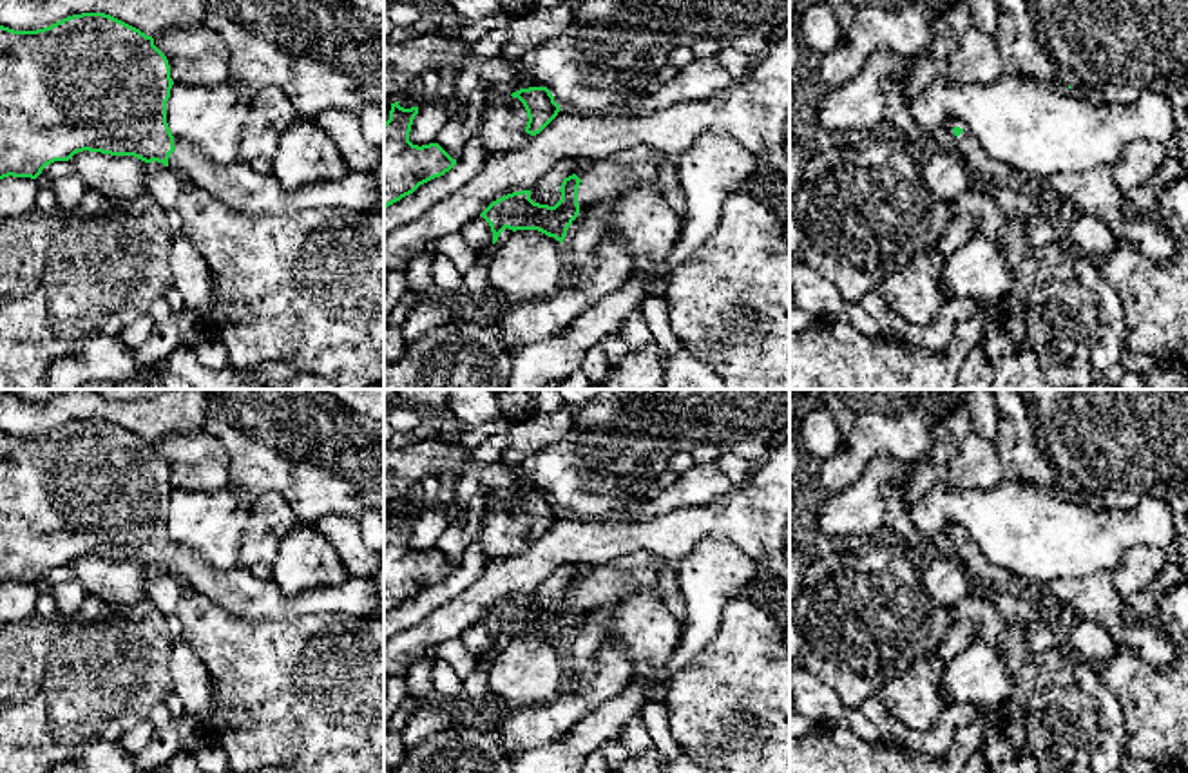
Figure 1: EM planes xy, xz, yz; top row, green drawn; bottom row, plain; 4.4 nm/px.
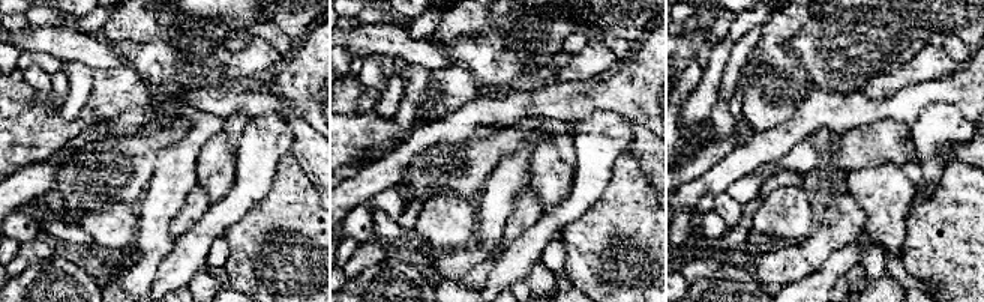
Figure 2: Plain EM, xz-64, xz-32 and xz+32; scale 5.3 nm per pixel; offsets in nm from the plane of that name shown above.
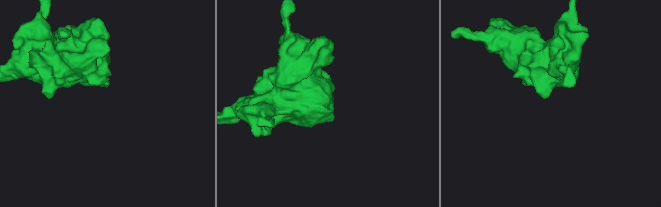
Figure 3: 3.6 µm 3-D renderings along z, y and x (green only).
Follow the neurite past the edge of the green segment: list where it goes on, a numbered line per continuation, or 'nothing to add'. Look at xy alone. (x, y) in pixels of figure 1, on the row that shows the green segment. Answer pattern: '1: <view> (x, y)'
1: xy (239, 185)

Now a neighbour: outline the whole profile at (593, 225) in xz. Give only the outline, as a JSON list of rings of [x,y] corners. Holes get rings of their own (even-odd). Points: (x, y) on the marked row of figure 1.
[[[612,201],[585,205],[563,239],[565,284],[583,286],[598,261],[598,244],[610,237]]]

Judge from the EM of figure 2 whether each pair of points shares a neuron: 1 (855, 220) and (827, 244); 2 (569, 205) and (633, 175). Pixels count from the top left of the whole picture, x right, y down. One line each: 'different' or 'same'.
1: same
2: different

